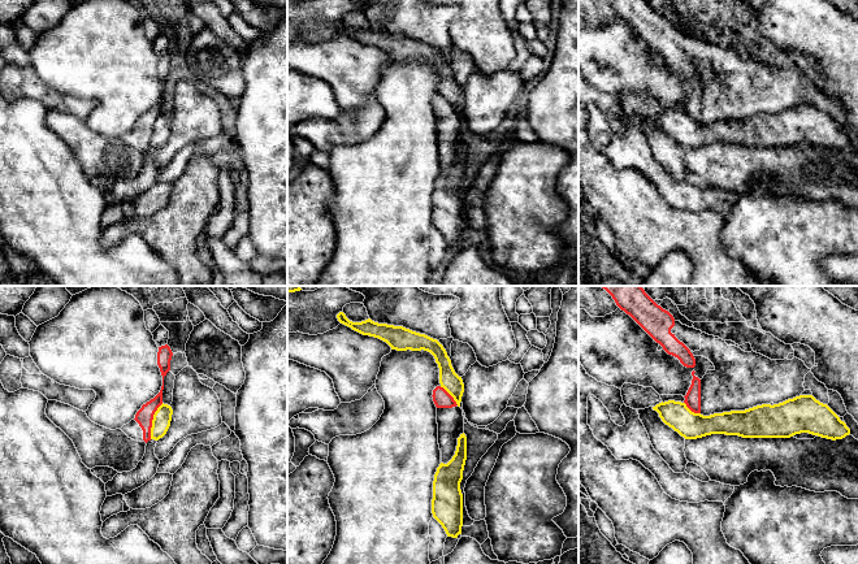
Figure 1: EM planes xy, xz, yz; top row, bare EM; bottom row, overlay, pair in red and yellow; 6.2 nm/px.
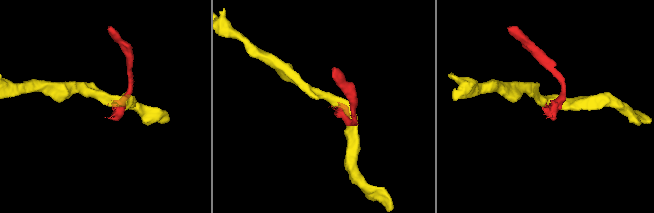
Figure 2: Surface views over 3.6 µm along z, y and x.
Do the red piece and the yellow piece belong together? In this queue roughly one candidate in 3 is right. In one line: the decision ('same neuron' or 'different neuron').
different neuron

